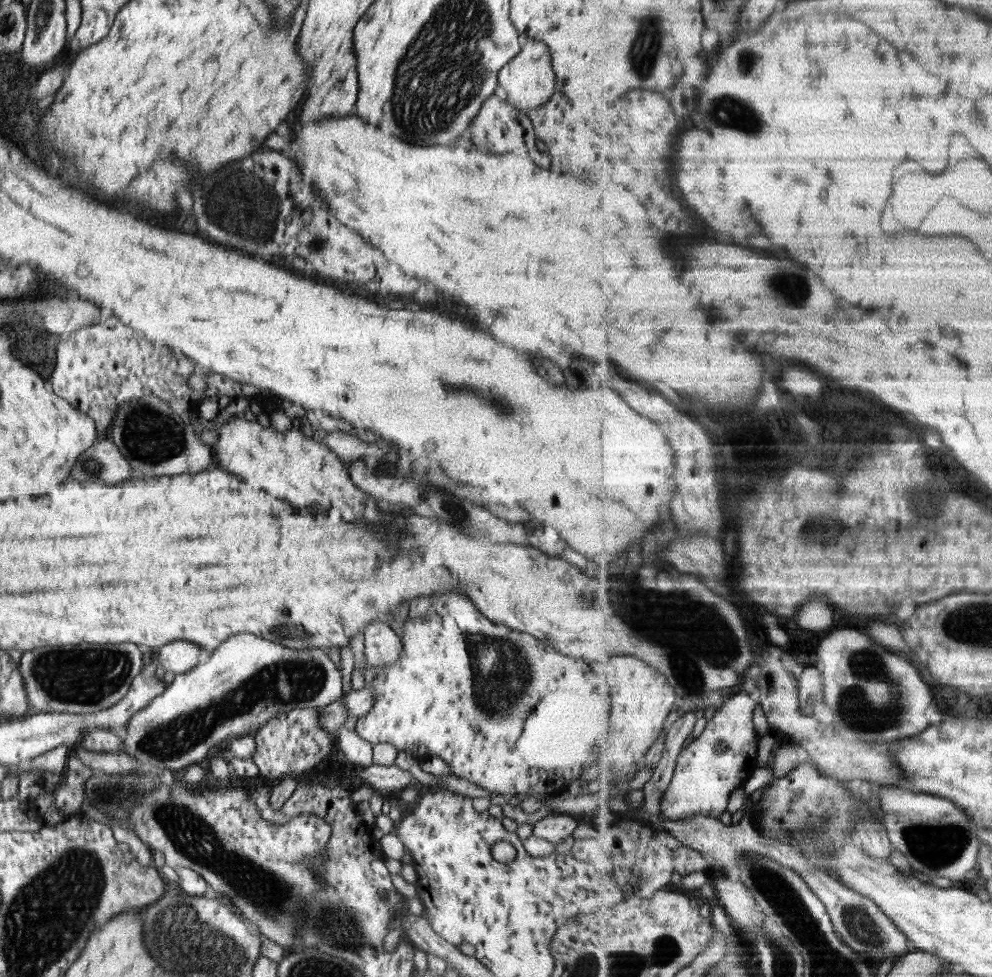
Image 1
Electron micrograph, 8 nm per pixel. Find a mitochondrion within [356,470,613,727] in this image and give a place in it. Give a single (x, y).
(500, 668)

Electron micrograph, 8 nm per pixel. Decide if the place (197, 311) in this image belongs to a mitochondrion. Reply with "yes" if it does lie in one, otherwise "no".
no

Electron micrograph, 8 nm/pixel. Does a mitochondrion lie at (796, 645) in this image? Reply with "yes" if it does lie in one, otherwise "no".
no

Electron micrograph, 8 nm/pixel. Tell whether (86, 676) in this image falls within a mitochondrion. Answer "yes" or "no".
yes

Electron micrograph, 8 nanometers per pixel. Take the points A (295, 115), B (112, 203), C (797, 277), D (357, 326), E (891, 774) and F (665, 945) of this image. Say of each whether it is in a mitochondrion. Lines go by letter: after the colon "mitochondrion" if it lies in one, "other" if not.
A: other
B: other
C: mitochondrion
D: other
E: other
F: mitochondrion

